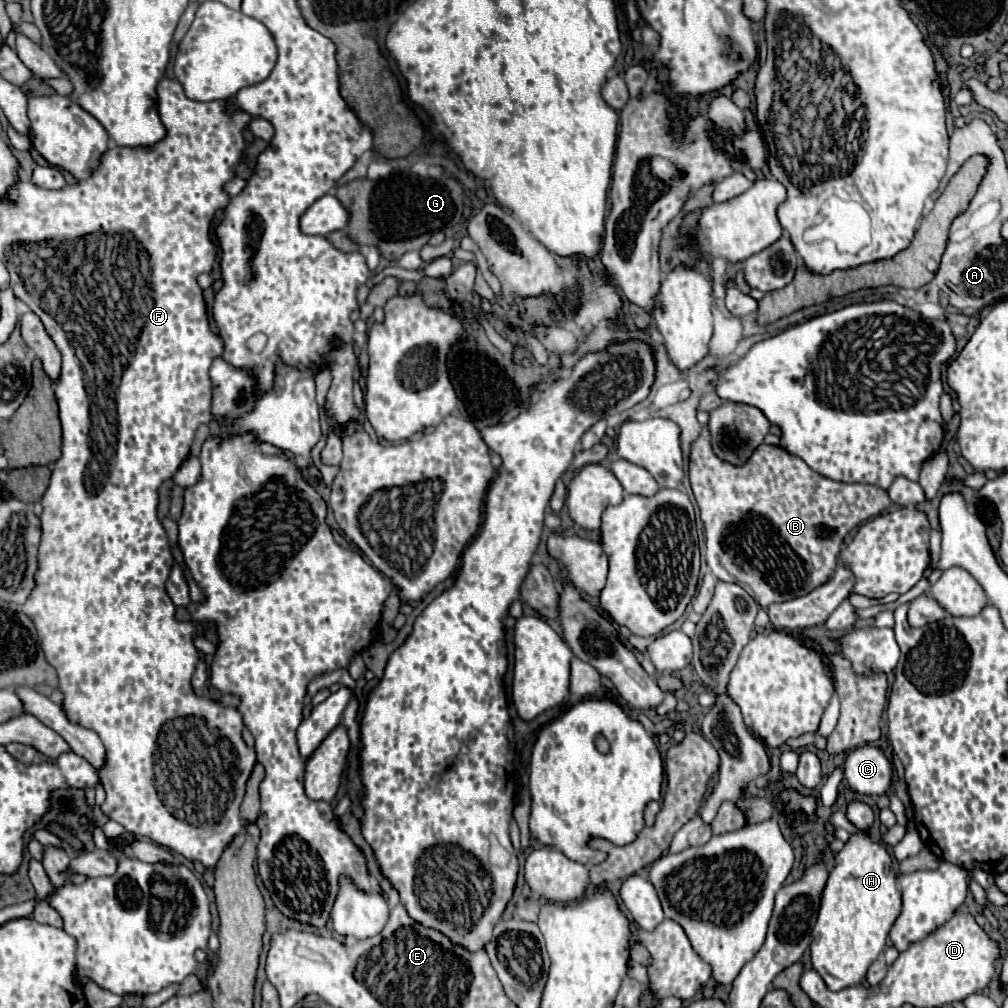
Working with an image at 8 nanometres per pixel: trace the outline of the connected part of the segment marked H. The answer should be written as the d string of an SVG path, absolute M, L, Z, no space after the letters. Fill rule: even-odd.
M850 800L846 806L846 818L858 828L858 834L850 834L844 848L834 858L836 864L826 880L826 890L822 890L822 902L814 928L816 932L810 944L812 966L830 990L862 984L868 966L882 954L888 932L902 908L892 858L870 834L874 824L872 808L860 800Z

